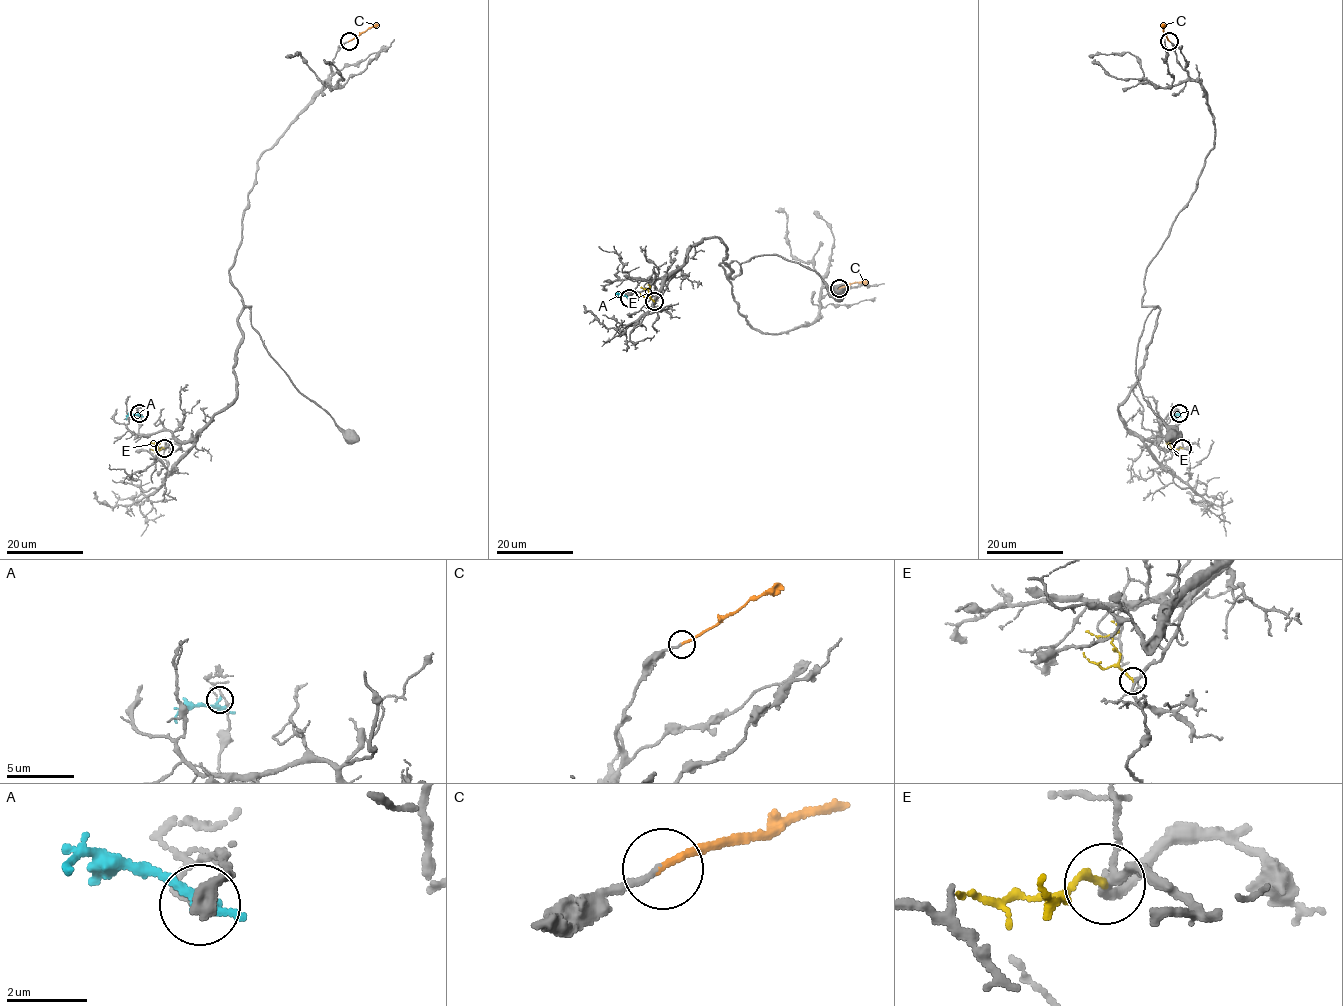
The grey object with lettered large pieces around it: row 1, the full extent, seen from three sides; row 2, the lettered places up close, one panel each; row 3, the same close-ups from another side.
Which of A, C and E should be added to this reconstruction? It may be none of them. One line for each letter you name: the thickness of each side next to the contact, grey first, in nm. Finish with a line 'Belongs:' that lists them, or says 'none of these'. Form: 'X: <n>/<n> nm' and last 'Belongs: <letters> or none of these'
C: 160/180 nm
Belongs: C

